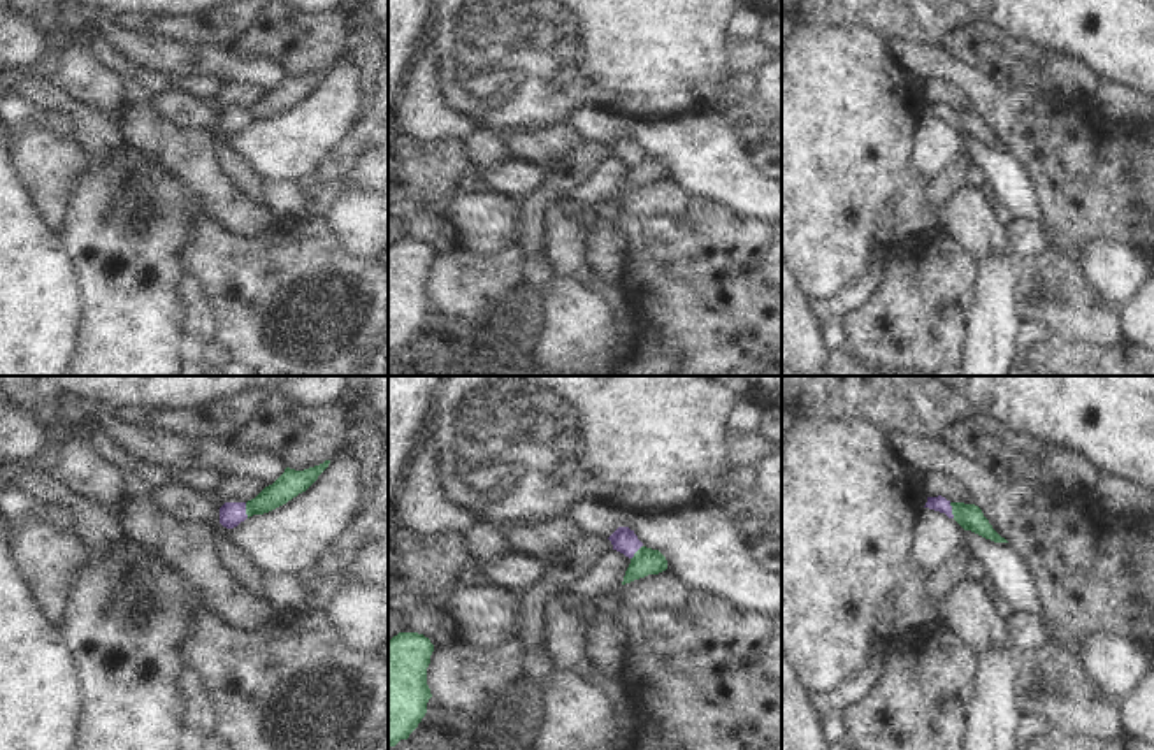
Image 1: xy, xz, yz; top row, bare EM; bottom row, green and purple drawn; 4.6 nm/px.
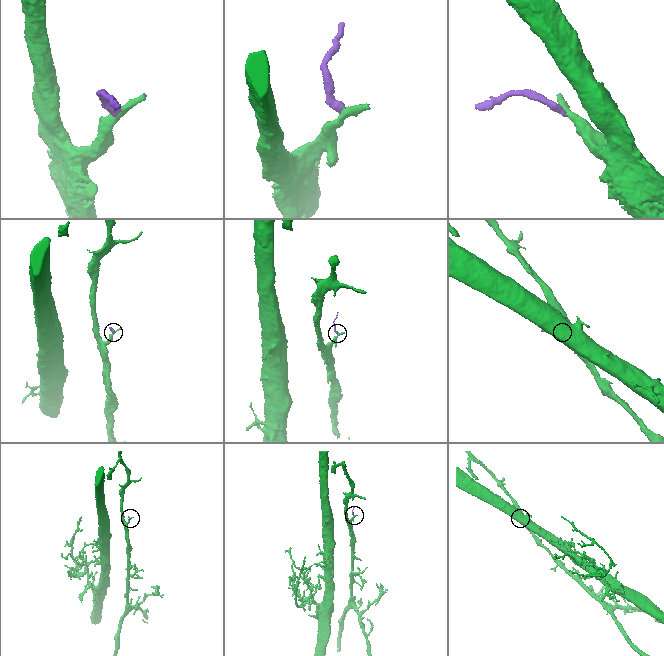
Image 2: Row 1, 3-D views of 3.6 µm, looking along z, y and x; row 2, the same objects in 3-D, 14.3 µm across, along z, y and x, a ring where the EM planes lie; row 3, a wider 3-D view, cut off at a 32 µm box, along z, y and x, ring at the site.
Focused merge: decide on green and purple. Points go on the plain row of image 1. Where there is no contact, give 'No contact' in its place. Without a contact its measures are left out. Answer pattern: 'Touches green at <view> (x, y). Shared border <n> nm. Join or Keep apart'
Touches green at xy (246, 116). Shared border 70 nm. Join

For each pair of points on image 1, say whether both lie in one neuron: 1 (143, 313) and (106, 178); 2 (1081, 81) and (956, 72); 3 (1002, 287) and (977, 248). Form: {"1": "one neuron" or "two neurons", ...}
{"1": "one neuron", "2": "one neuron", "3": "two neurons"}

